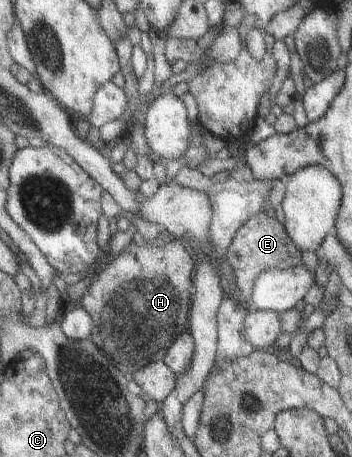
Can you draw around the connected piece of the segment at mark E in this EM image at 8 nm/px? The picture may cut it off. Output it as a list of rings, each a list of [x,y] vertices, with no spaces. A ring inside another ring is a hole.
[[[264,212],[254,215],[236,233],[230,249],[228,249],[228,261],[232,263],[234,277],[236,277],[236,289],[244,297],[244,301],[250,302],[254,291],[256,279],[259,279],[262,271],[276,267],[277,269],[296,269],[302,266],[302,253],[292,239],[288,237],[285,225],[282,225],[276,217],[270,217]]]

